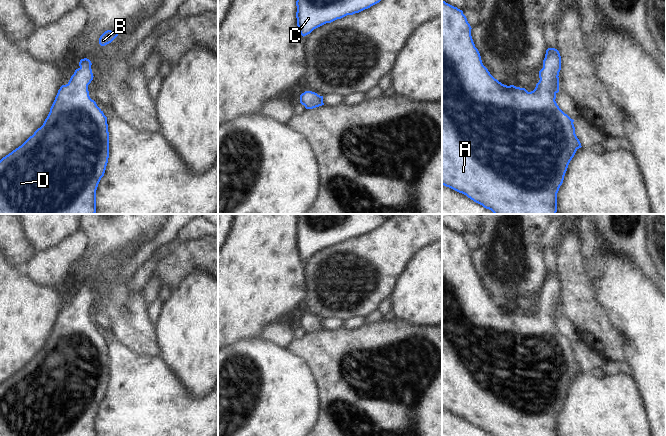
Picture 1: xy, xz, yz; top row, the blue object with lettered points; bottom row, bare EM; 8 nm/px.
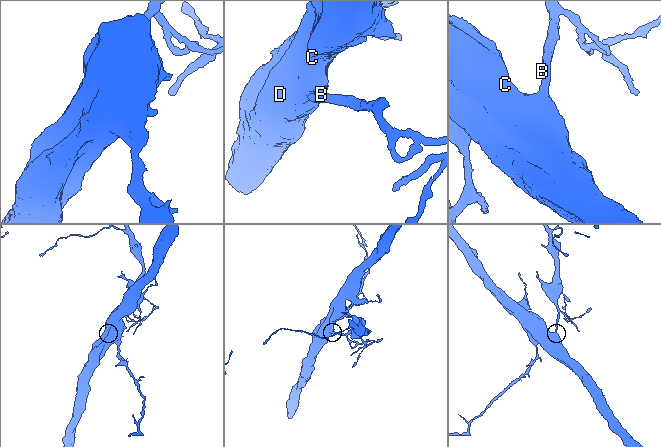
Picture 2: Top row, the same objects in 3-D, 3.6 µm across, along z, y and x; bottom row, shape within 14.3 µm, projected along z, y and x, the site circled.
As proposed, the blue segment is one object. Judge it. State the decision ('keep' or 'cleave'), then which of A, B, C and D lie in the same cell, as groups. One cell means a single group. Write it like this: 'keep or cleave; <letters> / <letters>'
keep; A B C D

